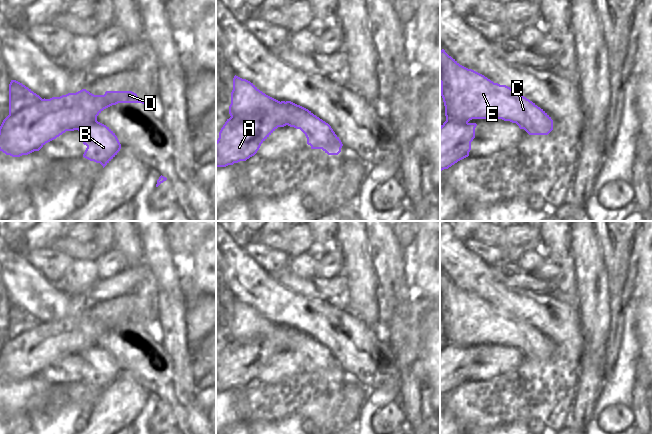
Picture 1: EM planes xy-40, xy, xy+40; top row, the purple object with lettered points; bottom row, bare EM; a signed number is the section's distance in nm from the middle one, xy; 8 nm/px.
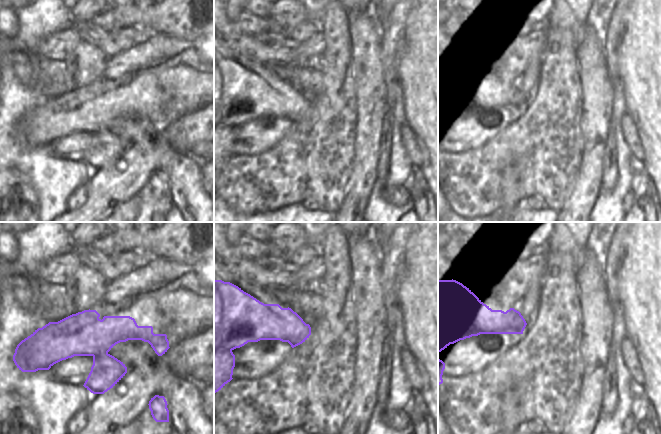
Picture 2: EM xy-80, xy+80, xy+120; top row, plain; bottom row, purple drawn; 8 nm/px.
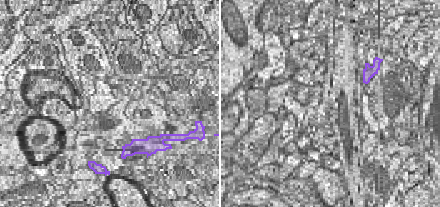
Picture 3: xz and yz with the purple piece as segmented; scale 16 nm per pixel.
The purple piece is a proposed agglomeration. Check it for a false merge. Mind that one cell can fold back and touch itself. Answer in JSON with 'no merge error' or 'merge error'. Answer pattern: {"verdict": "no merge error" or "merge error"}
{"verdict": "merge error"}

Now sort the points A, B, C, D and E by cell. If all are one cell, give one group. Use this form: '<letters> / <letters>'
A D / B C E

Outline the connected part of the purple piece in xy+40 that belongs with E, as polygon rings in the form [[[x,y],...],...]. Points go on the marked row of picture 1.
[[[444,49],[440,51],[441,96],[446,121],[469,122],[472,119],[502,119],[516,123],[529,135],[548,135],[553,130],[551,117],[535,103],[506,85],[494,83],[484,75],[460,65]]]

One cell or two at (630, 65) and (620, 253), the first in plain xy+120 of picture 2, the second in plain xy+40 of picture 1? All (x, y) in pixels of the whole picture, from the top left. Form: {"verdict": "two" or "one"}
{"verdict": "two"}

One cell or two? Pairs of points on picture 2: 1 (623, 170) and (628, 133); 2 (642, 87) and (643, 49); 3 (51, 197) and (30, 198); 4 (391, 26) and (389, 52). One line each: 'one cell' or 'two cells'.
1: two cells
2: one cell
3: two cells
4: one cell

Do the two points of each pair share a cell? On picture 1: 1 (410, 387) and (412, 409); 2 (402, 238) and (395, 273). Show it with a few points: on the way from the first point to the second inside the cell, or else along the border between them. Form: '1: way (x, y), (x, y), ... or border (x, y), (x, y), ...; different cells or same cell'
1: way (410, 392), (411, 404); same cell
2: way (395, 247), (395, 264); same cell

